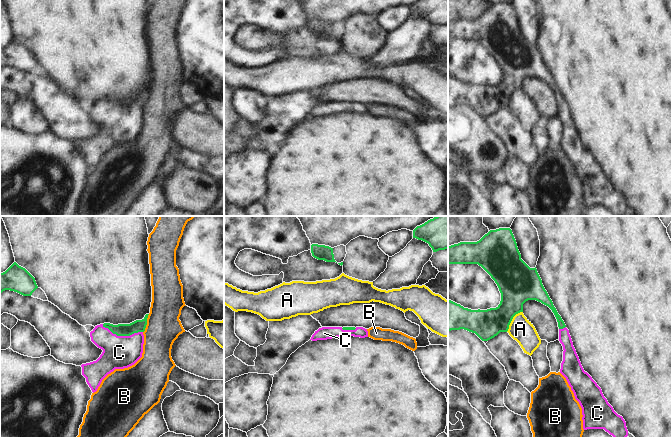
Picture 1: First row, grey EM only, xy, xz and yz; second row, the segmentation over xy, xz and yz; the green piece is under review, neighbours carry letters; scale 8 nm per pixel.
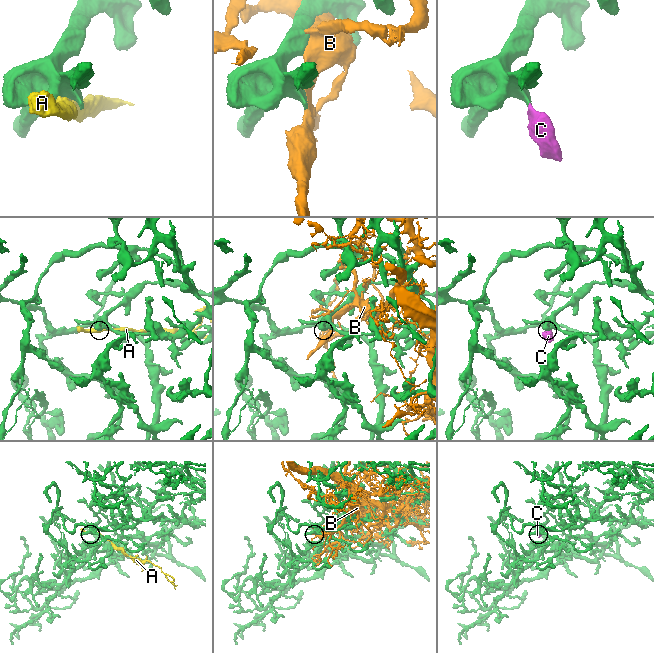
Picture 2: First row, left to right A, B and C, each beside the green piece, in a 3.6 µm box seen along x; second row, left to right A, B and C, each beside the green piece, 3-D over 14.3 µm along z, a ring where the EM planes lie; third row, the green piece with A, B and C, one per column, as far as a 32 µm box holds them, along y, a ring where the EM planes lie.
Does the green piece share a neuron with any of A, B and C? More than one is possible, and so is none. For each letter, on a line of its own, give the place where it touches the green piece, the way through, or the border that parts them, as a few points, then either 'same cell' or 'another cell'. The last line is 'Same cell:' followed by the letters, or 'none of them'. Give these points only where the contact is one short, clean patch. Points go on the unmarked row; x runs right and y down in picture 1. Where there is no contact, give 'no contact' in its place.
A: meets green in yz at (511, 96); another cell
B: meets green in xy at (146, 99); another cell
C: meets green in xy at (122, 111); runs through xy (137, 102), (128, 111), (122, 111), (122, 124), (119, 128); same cell
Same cell: C

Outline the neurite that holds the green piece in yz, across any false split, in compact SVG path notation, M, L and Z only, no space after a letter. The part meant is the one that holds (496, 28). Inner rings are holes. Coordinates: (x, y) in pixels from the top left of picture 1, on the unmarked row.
M510 4L490 6L477 18L460 18L448 22L448 40L478 40L495 57L501 69L500 80L487 86L471 86L448 75L448 107L464 105L475 109L482 117L488 117L500 108L507 108L513 93L523 88L523 80L528 76L536 76L548 82L554 89L559 103L559 117L563 122L563 137L560 149L566 154L575 175L582 184L583 205L604 205L616 216L624 216L628 212L626 198L618 191L604 173L601 164L584 147L573 122L569 106L558 90L536 43L530 44L522 35L516 16Z

